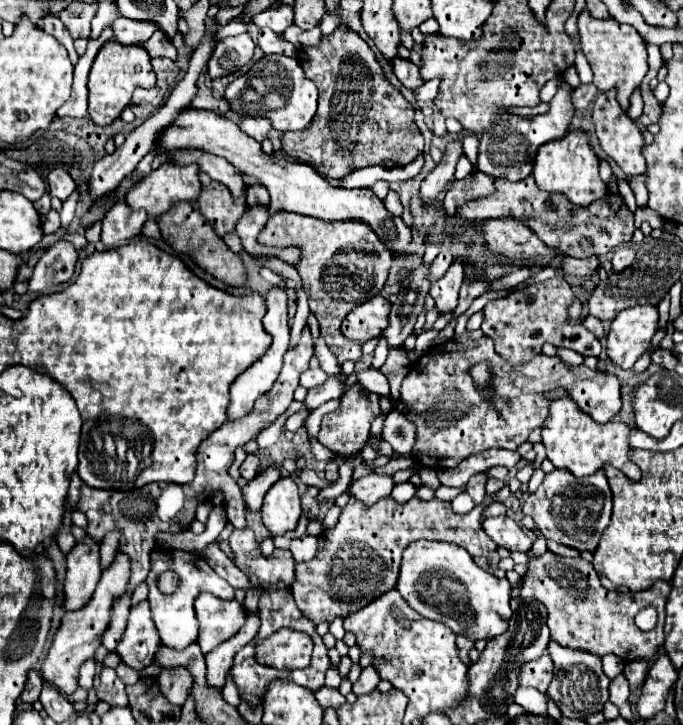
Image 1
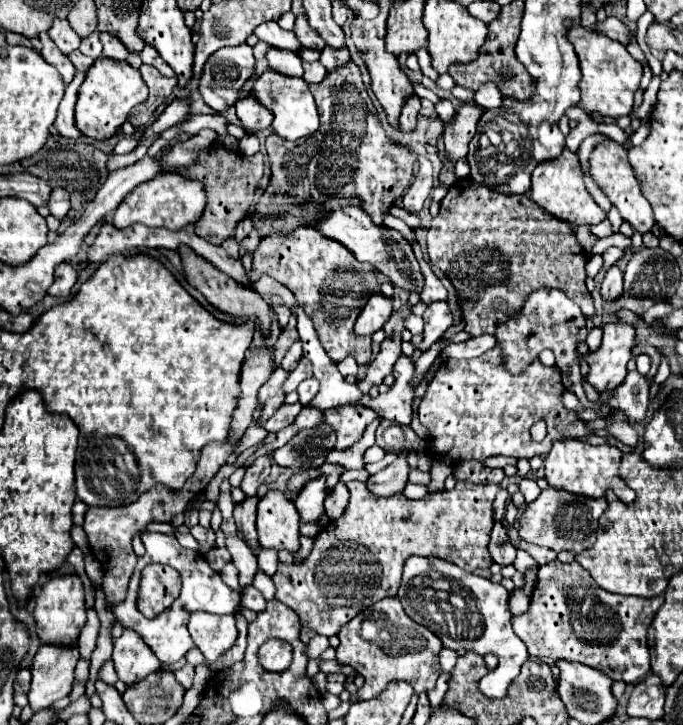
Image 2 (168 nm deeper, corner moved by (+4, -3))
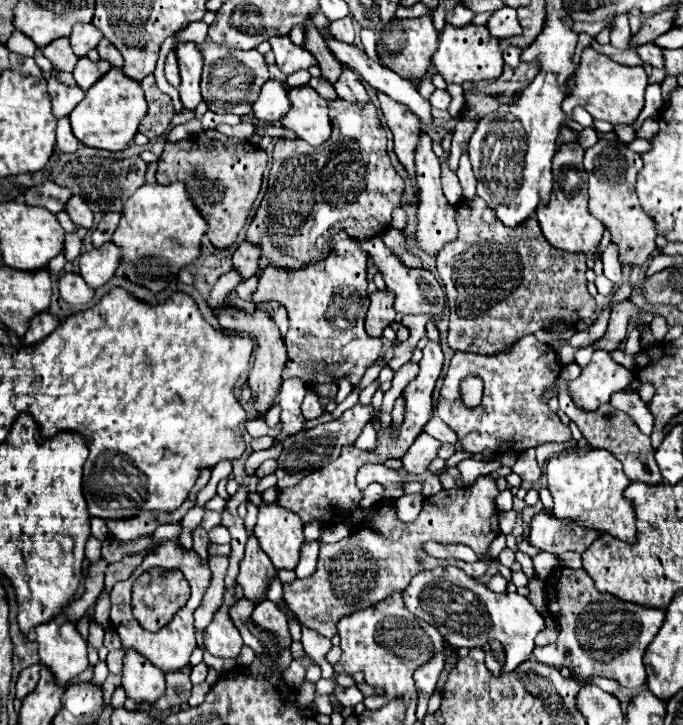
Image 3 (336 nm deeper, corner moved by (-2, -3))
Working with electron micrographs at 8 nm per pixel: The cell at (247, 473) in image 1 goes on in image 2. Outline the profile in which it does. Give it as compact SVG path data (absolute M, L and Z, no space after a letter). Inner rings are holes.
M262 455L262 457L254 459L254 463L246 469L244 479L242 479L242 483L240 483L240 489L246 493L246 497L254 495L256 489L266 481L266 477L270 475L270 463L272 463L270 457Z

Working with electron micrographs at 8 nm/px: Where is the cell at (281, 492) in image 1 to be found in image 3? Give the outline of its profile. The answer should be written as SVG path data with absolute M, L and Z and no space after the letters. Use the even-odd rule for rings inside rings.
M276 503L262 505L254 535L272 565L280 569L296 569L300 547L304 543L304 525L292 511L280 509Z

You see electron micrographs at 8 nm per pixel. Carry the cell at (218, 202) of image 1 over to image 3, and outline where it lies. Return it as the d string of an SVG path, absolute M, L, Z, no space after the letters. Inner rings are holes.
M202 131L190 139L166 143L160 159L156 181L160 185L170 185L172 181L184 181L188 193L208 223L208 239L216 249L228 249L240 229L244 227L250 207L260 191L262 175L268 169L266 151L252 145L250 141L226 137L218 131ZM240 155L240 177L236 179L236 159Z

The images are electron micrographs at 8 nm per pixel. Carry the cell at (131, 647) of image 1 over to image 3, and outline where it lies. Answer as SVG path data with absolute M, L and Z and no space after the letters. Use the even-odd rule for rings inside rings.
M128 649L124 657L122 687L136 705L154 705L166 689L164 673L160 673L160 669L152 667L150 661L144 661L144 657Z

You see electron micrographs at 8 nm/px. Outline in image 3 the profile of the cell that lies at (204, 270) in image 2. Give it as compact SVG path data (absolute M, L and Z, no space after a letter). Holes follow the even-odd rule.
M216 309L218 311L218 323L222 325L222 329L228 329L228 331L238 331L238 333L246 333L248 337L256 339L256 353L254 353L254 365L250 369L250 375L248 375L248 387L252 389L254 393L254 407L258 411L260 417L266 415L266 411L270 407L276 405L276 397L278 397L278 389L282 385L282 369L286 365L286 345L280 337L280 331L276 327L276 323L264 315L264 313L240 313L236 309Z

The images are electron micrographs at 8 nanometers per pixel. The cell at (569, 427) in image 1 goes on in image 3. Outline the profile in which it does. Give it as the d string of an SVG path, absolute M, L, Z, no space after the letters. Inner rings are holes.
M604 449L560 453L546 465L548 489L554 499L554 517L570 519L580 527L598 531L600 535L612 535L628 545L636 543L636 521L632 503L624 497L628 477L622 471L622 463Z

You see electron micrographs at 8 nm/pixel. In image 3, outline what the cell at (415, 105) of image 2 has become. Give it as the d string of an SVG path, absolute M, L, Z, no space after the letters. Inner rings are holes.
M420 133L420 145L416 149L416 181L420 185L416 243L424 253L428 253L430 257L436 257L438 251L446 243L450 243L458 237L458 227L456 227L456 219L454 219L454 207L448 203L448 199L444 197L442 187L440 187L440 161L432 153L430 143L432 143L432 139L426 133Z

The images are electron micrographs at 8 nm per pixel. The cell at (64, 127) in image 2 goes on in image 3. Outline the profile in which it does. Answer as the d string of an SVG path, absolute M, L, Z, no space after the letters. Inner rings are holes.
M66 117L64 121L58 121L58 127L56 127L56 149L60 153L74 153L78 149L78 141L72 135L72 129Z

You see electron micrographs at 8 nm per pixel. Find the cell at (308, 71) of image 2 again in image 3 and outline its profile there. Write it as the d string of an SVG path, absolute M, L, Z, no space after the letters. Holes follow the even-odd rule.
M322 77L311 78L309 85L327 101L333 100L337 97L333 85L328 83L328 81Z

